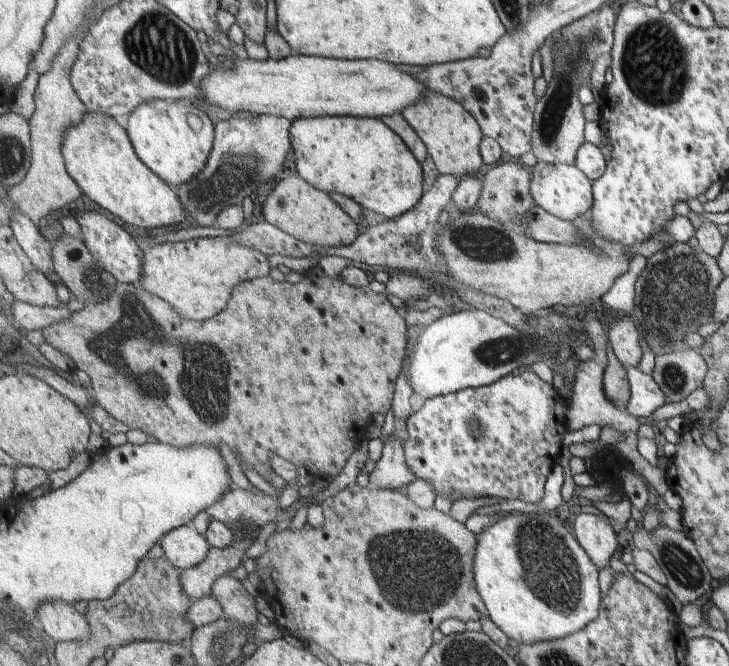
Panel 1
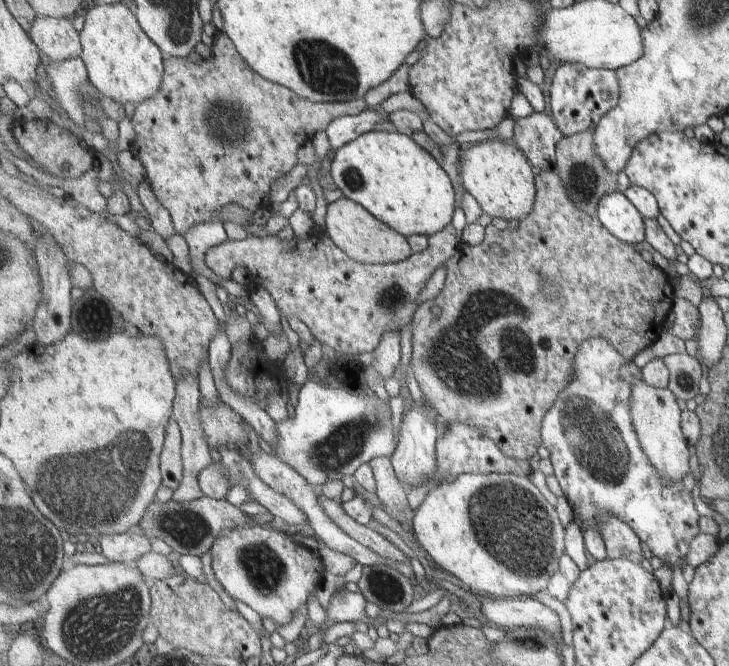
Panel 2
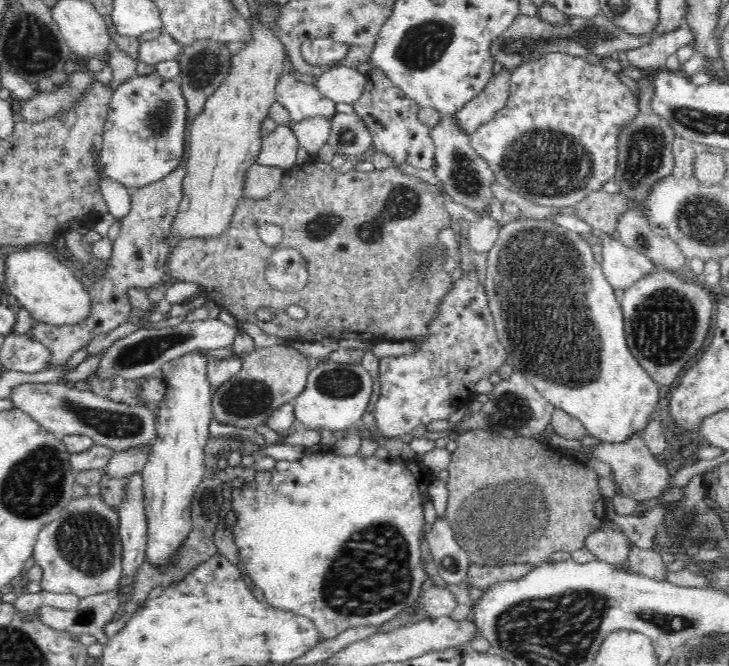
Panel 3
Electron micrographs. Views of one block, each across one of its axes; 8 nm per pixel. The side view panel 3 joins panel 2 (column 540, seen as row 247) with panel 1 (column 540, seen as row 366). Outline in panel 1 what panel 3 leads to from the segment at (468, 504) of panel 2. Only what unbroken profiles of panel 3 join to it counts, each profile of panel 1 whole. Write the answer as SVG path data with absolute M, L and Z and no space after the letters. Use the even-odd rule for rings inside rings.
M520 512L517 514L507 514L507 516L502 516L493 526L482 531L482 534L477 536L477 538L478 545L474 560L474 575L478 591L486 602L488 615L501 630L507 633L507 636L512 640L514 645L532 645L533 643L562 639L582 631L591 621L599 618L604 599L602 587L600 586L600 570L591 560L590 554L587 554L587 551L579 544L578 538L575 538L575 536L567 530L567 523L563 523L554 512L550 515L540 513L523 514Z

